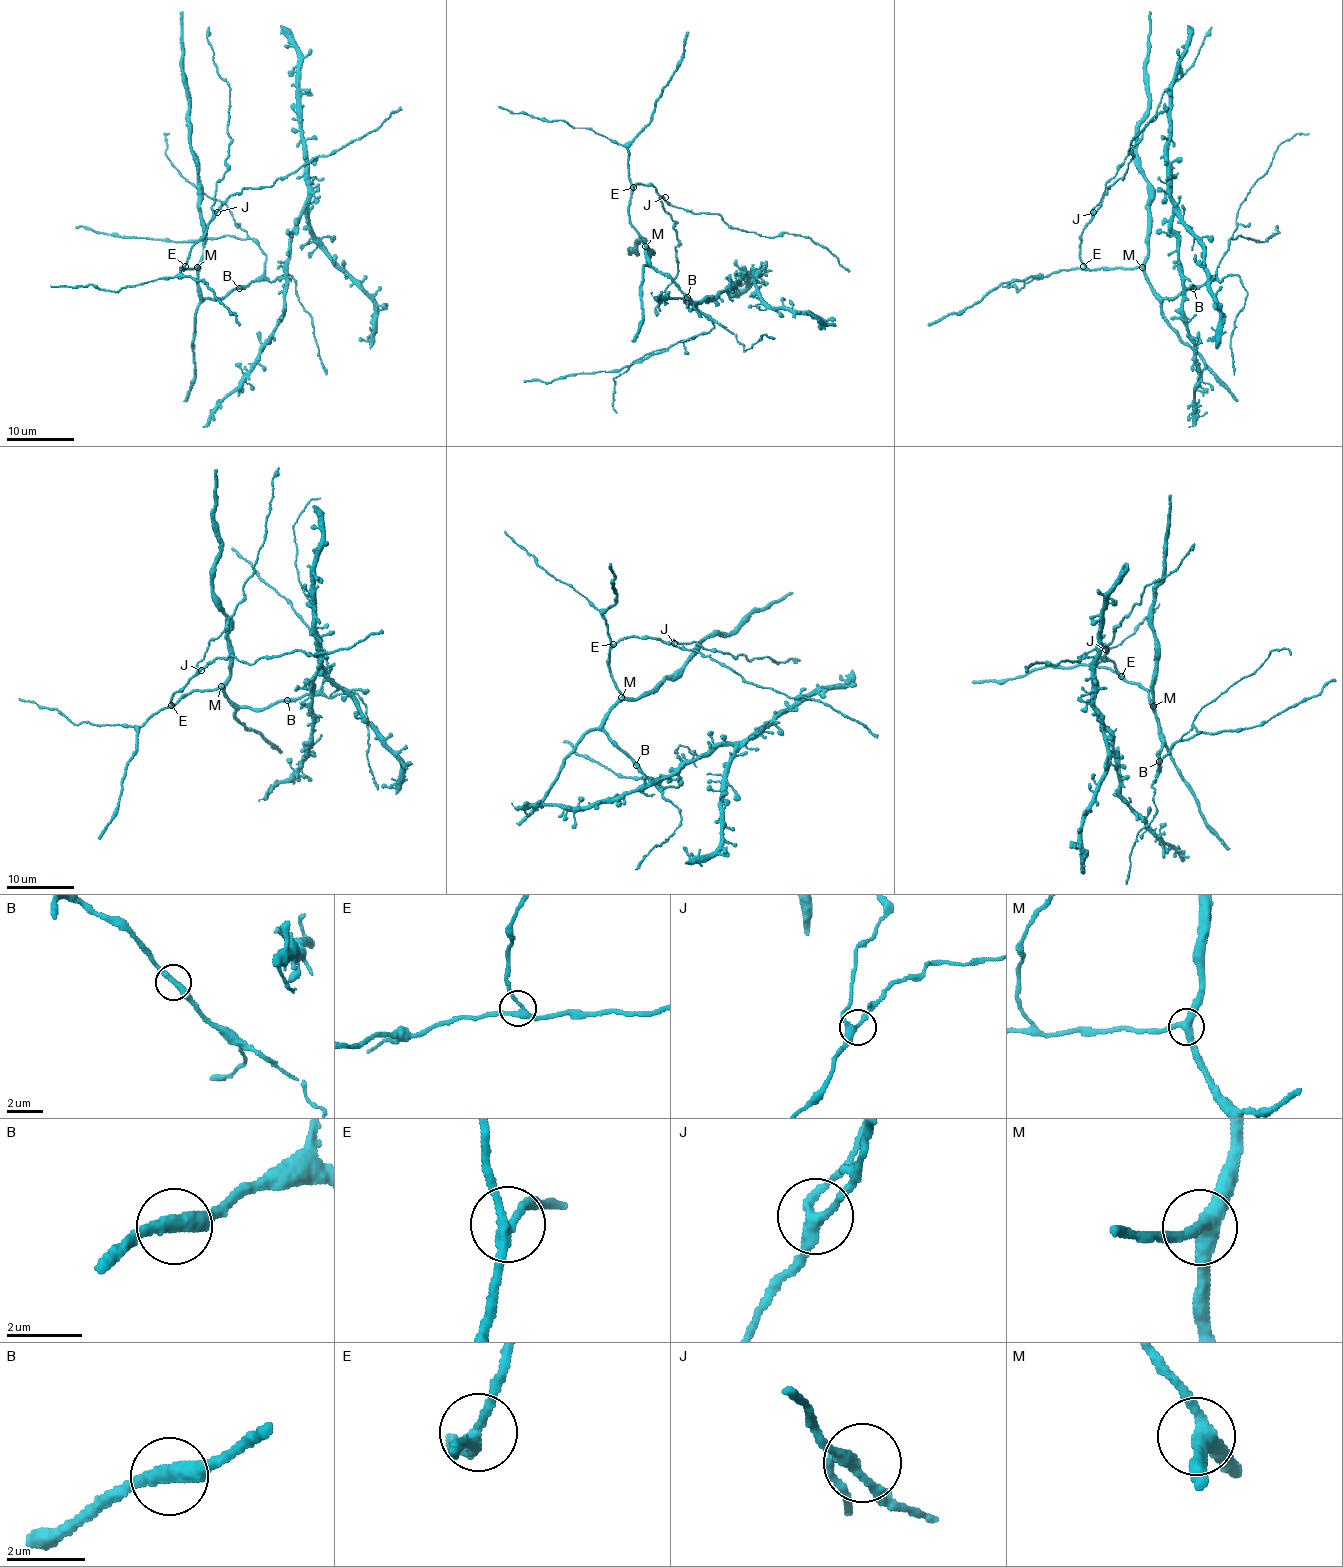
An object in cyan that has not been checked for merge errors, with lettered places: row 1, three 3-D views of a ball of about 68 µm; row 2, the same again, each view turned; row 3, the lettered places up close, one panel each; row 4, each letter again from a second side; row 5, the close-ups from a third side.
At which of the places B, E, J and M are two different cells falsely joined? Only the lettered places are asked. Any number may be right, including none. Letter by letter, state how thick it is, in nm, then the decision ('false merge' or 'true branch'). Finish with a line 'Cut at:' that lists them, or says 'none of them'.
B: 360 nm thick; true branch
E: 260 nm thick; true branch
J: 280 nm thick; true branch
M: 380 nm thick; true branch
Cut at: none of them

